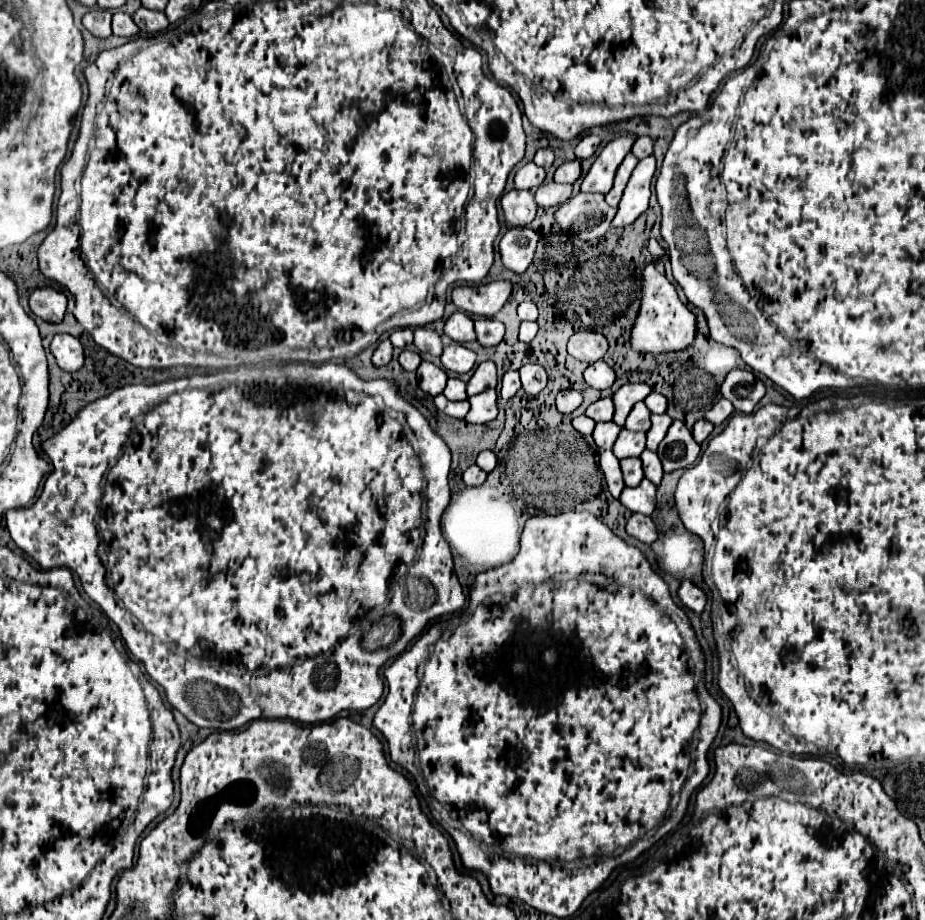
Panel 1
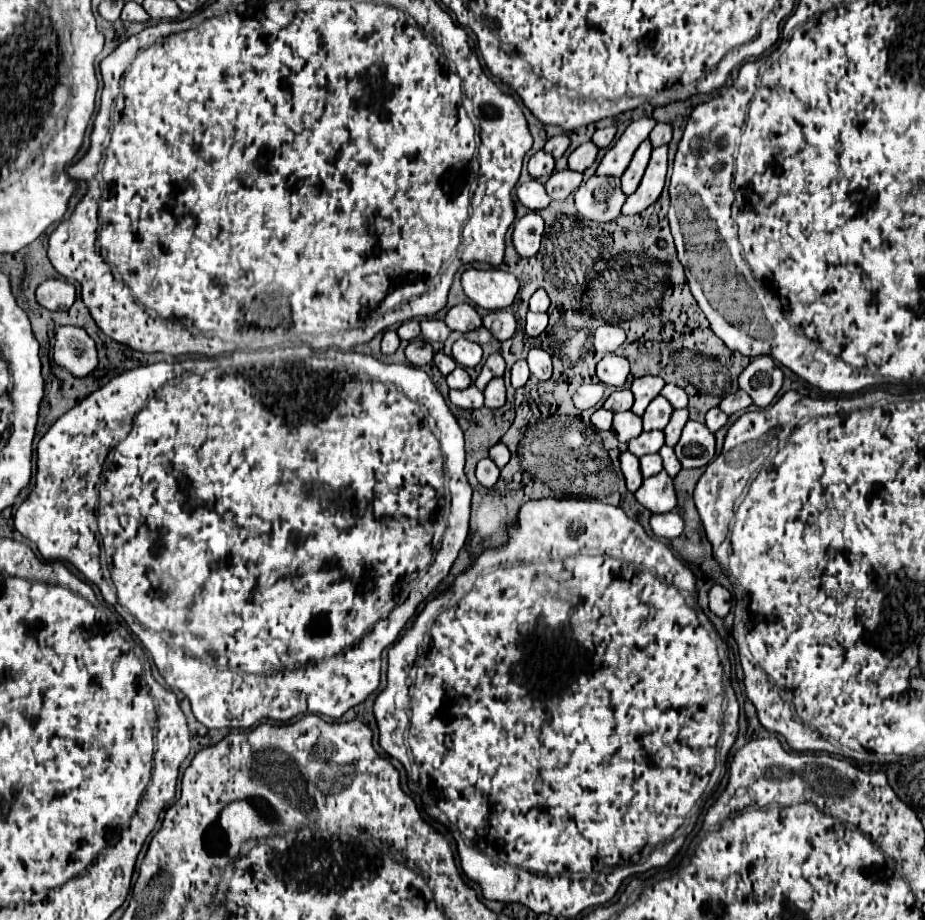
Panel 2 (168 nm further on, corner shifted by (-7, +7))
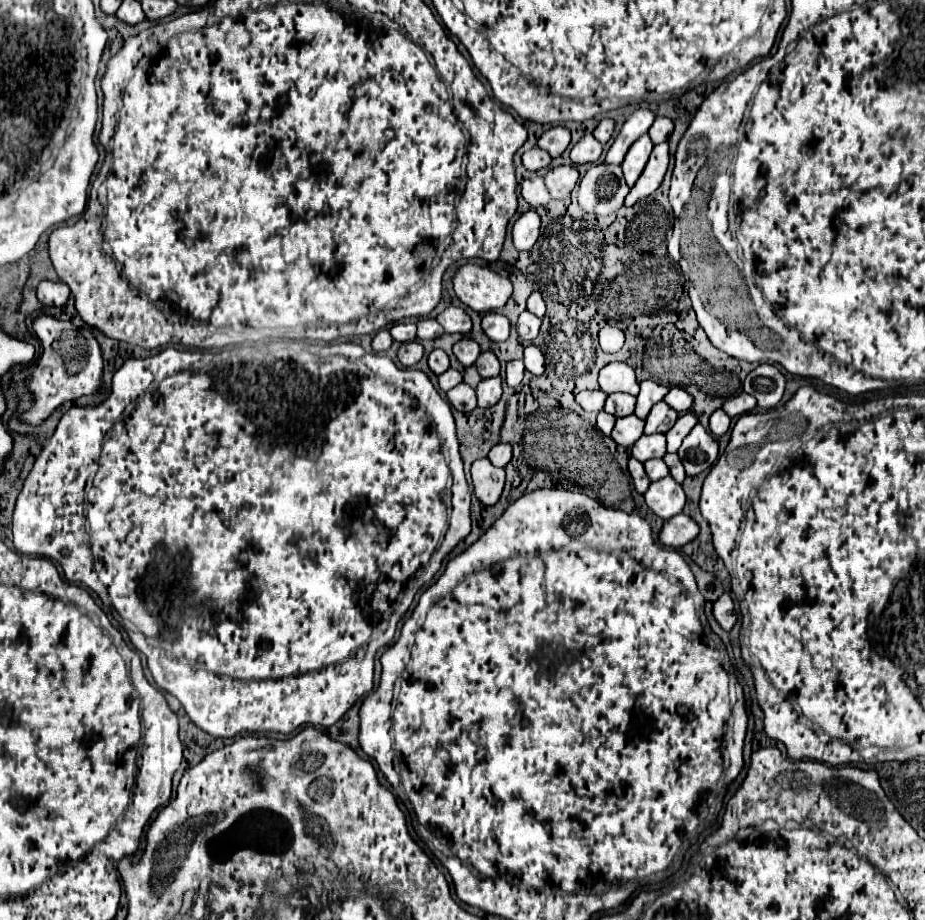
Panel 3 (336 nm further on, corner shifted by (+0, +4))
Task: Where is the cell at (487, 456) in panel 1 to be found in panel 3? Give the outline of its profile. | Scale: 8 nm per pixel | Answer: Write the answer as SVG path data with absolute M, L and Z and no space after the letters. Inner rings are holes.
M497 444L497 446L493 446L491 448L491 452L489 452L489 460L491 460L491 464L493 466L507 466L509 464L509 460L511 460L511 444Z

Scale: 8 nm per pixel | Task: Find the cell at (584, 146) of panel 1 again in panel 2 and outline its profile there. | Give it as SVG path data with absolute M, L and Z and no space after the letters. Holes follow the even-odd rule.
M616 127L598 129L598 131L592 135L592 141L594 141L594 145L598 145L598 147L608 147L608 145L612 143L614 135L616 135Z

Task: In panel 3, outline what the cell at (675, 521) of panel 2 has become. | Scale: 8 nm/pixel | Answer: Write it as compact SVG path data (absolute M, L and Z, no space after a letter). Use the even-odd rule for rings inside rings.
M677 514L675 518L669 518L659 534L659 540L665 546L671 548L681 548L685 544L689 544L691 540L695 540L699 536L699 526L697 522L687 516L687 514Z

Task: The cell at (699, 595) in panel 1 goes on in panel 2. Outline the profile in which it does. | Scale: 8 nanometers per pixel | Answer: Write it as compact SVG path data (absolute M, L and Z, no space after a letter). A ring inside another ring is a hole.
M714 583L712 589L708 591L708 607L718 617L726 617L726 613L730 611L730 593L728 593L728 589Z

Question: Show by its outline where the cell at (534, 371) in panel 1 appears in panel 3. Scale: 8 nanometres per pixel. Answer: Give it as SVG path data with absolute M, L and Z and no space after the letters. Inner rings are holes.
M527 346L525 348L525 358L523 358L523 362L525 362L525 368L531 372L531 374L535 374L535 376L541 376L543 372L545 372L545 356L543 356L543 352L537 348L537 346Z

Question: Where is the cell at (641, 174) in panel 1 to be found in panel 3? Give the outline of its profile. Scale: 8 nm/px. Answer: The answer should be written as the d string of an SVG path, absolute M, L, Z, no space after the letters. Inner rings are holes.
M663 142L653 148L643 174L639 176L639 180L635 182L635 186L629 190L625 198L625 206L633 206L641 198L647 198L649 194L653 194L661 186L667 166L669 166L669 144Z

